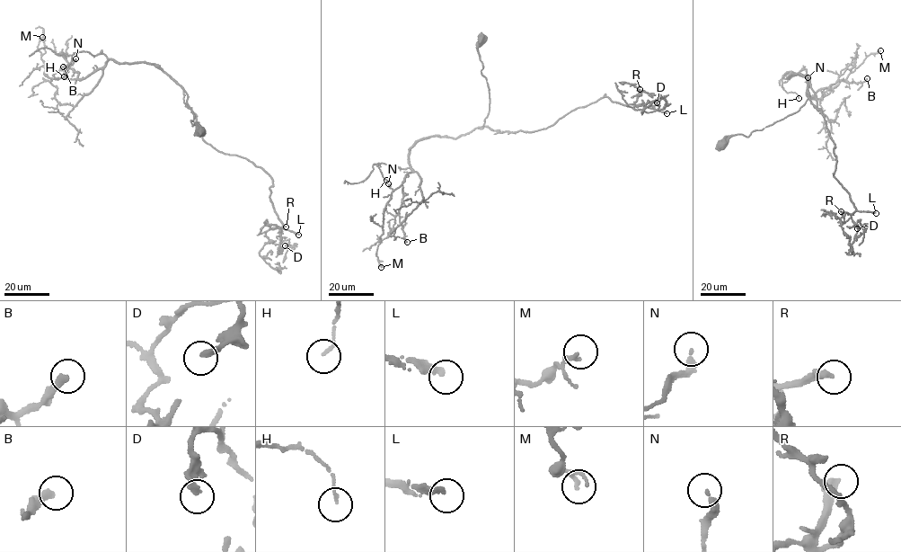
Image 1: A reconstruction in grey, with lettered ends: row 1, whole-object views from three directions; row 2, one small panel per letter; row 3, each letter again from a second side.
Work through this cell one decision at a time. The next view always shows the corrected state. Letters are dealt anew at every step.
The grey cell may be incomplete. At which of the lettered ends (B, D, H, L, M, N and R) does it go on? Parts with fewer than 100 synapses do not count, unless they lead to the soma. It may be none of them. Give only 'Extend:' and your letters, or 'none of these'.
Extend: L, R

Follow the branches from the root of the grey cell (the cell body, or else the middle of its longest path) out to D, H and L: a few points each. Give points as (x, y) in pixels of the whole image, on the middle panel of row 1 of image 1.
D: (481, 37), (490, 108), (481, 129), (545, 129), (605, 95), (646, 111), (657, 102)
H: (481, 37), (478, 50), (490, 101), (482, 129), (454, 138), (422, 138), (404, 169), (374, 164), (386, 180)
L: (481, 37), (478, 48), (490, 108), (481, 129), (545, 129), (605, 95), (621, 104), (641, 104), (666, 113)

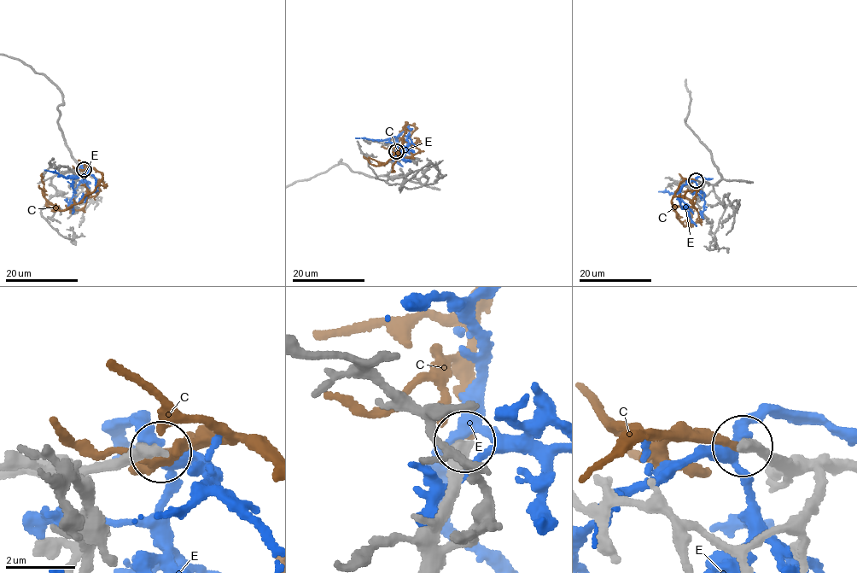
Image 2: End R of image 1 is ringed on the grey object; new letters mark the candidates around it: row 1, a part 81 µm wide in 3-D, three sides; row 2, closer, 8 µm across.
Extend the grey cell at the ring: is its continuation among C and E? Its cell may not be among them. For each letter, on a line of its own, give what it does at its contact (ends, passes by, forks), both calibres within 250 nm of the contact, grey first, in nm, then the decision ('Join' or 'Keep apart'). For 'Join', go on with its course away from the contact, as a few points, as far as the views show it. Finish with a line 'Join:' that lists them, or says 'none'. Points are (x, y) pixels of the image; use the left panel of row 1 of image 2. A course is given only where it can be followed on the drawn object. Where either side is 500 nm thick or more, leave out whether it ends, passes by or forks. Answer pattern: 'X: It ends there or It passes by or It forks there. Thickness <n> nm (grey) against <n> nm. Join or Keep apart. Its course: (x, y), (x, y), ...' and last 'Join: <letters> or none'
C: It ends there. Thickness 400 nm (grey) against 320 nm. Join. Its course: (83, 169), (94, 167), (102, 173), (102, 179), (84, 198), (64, 210), (60, 210), (43, 195), (41, 173)
E: It forks there. Thickness 420 nm (grey) against 280 nm. Keep apart
Join: C

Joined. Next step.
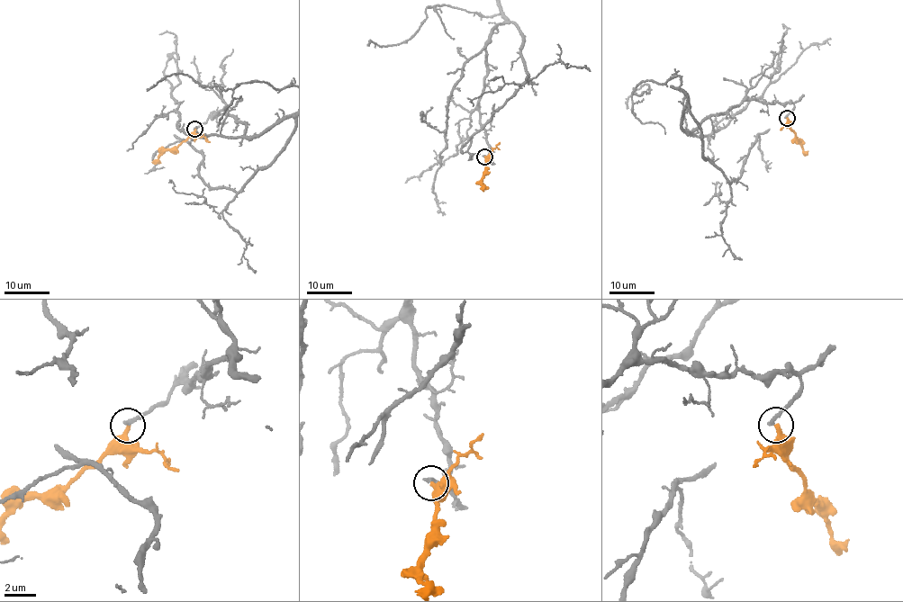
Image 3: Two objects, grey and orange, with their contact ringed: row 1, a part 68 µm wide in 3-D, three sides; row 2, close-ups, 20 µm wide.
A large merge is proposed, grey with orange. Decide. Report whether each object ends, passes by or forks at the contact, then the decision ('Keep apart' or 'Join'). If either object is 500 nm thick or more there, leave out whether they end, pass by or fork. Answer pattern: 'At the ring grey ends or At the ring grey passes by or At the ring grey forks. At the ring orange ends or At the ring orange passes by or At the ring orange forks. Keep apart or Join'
At the ring grey ends. At the ring orange ends. Keep apart

